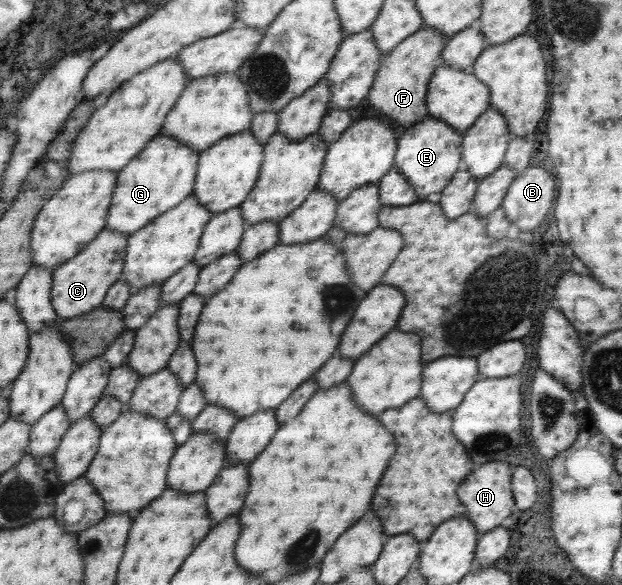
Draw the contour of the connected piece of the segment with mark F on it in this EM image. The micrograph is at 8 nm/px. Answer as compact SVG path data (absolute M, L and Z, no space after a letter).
M423 26L407 37L407 40L401 41L387 56L382 56L379 70L375 73L366 98L369 105L379 115L384 115L405 128L429 118L430 113L425 105L426 92L435 69L442 64L441 52L446 41L439 31Z

